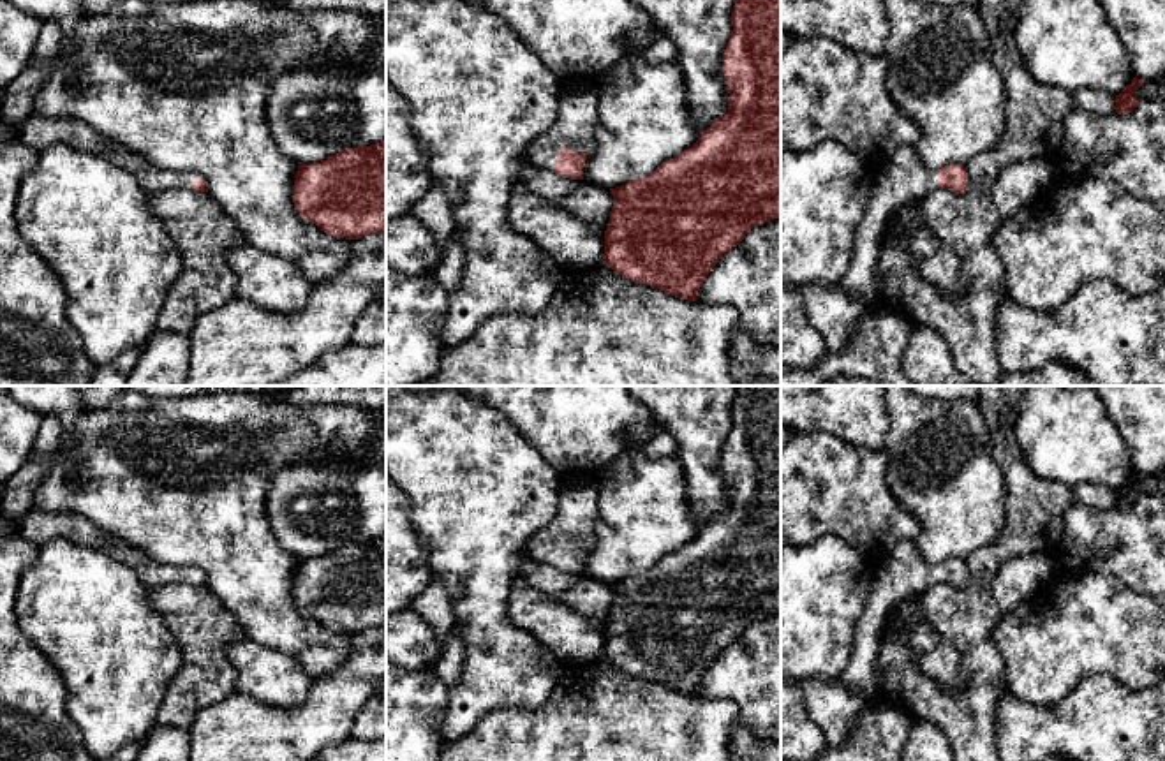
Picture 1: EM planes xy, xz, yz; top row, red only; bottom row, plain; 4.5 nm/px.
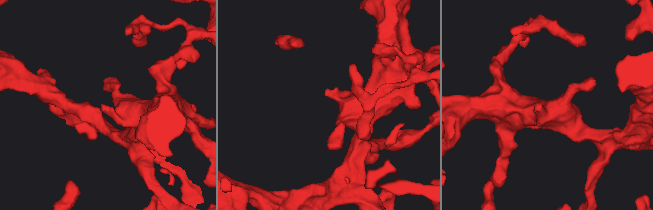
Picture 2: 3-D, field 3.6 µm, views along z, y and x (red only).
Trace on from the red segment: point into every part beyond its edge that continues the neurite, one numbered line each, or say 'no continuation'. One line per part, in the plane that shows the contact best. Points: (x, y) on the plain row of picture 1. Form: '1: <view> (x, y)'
1: xz (573, 524)

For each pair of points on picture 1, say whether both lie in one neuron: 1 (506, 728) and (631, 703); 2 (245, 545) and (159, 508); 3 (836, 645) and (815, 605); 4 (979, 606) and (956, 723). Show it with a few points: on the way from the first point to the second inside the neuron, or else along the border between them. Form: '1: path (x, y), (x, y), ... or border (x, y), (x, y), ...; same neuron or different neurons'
1: path (538, 728), (600, 728); same neuron
2: path (224, 529), (207, 511), (180, 508); same neuron
3: path (825, 635), (815, 624), (815, 615); same neuron
4: path (979, 635), (979, 694); same neuron

